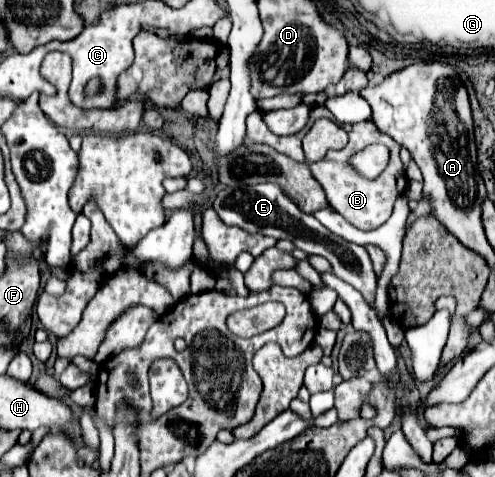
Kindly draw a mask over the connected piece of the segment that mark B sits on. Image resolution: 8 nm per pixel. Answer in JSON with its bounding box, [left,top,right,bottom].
[310,121,408,231]

